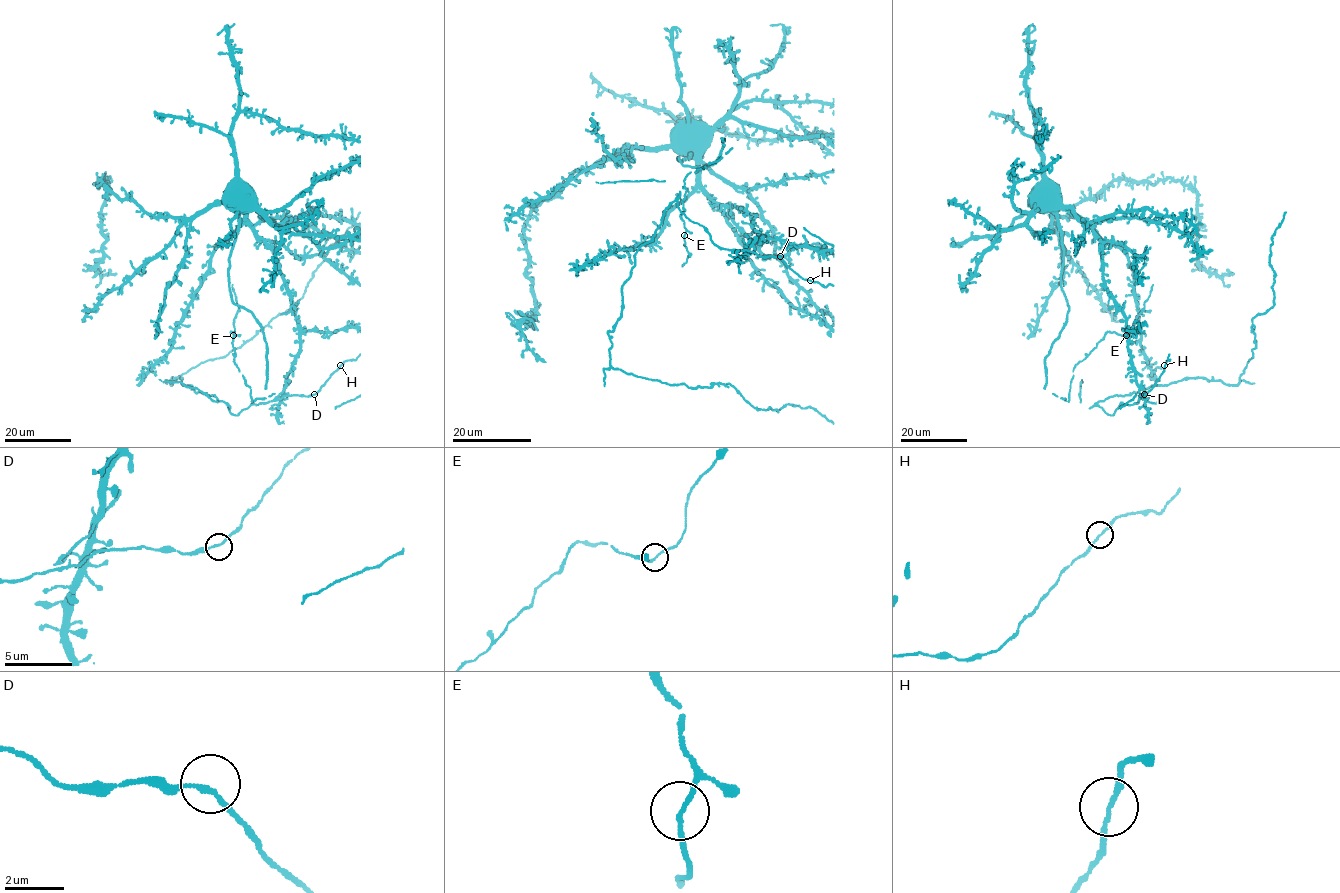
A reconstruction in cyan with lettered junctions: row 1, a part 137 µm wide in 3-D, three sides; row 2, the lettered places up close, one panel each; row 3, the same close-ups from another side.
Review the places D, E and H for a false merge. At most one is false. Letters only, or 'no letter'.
no letter

